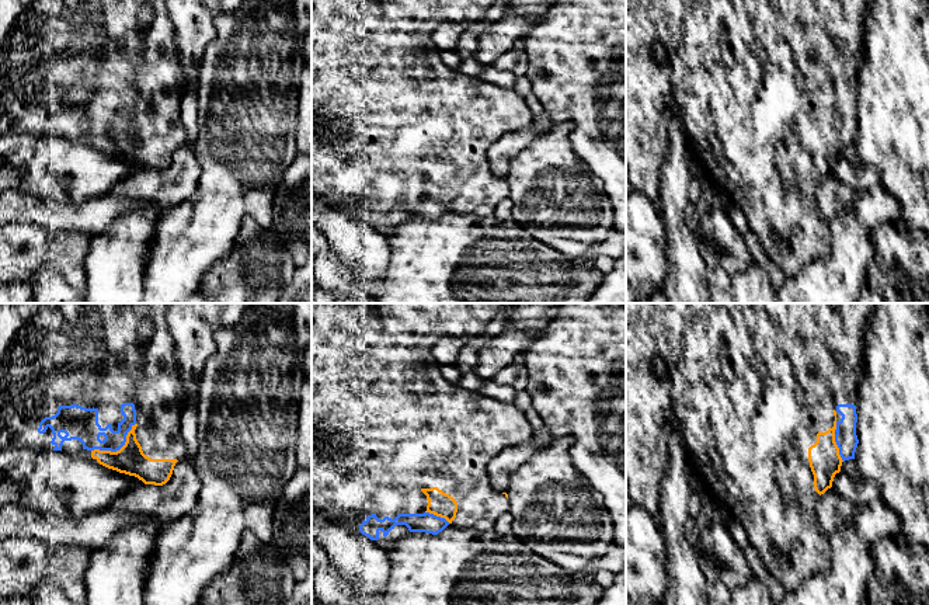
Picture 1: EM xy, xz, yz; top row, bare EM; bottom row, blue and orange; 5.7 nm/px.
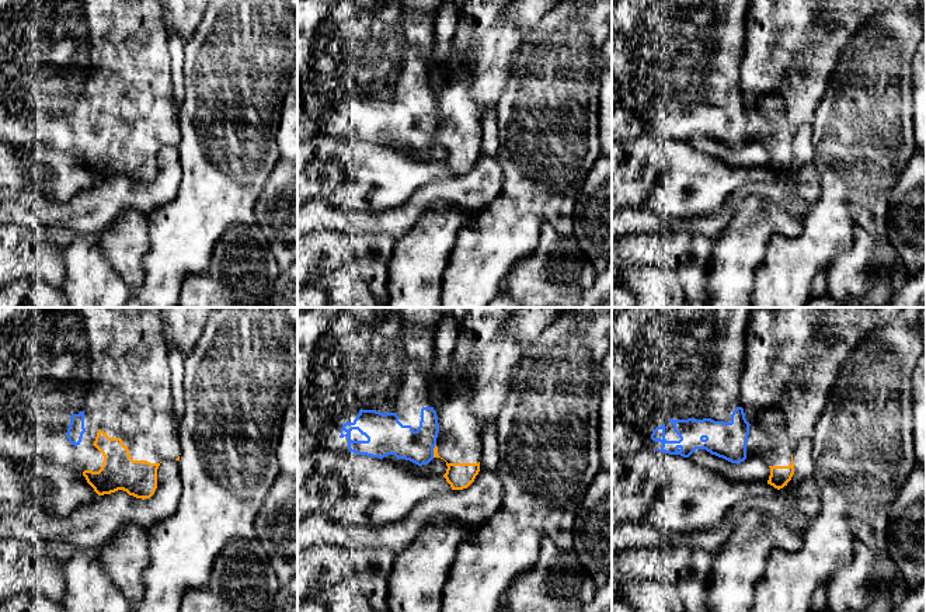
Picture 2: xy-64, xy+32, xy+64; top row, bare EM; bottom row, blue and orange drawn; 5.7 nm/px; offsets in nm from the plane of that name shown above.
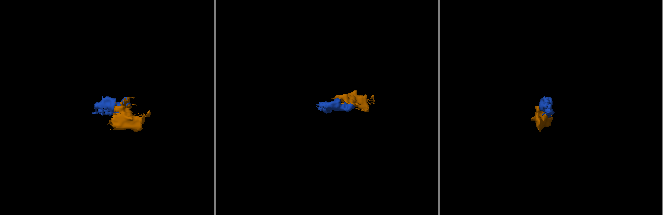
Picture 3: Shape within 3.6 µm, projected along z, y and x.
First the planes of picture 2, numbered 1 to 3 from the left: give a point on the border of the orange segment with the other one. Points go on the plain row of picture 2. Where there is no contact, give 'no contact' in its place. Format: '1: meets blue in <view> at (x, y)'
1: no contact
2: meets blue in xy+32 at (432, 136)
3: no contact

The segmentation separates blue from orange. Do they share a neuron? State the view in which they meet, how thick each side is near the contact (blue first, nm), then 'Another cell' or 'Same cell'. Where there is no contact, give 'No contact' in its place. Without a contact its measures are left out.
Touches blue in xy. Thickness 180 nm (blue) against 170 nm. Same cell

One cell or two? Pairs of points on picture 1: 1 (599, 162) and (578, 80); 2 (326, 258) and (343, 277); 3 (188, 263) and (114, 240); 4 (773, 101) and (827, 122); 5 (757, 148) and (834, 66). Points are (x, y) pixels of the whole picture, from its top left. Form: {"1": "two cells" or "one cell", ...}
{"1": "one cell", "2": "one cell", "3": "two cells", "4": "one cell", "5": "one cell"}

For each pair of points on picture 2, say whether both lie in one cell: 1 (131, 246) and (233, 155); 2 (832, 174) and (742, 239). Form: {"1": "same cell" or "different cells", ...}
{"1": "different cells", "2": "different cells"}

